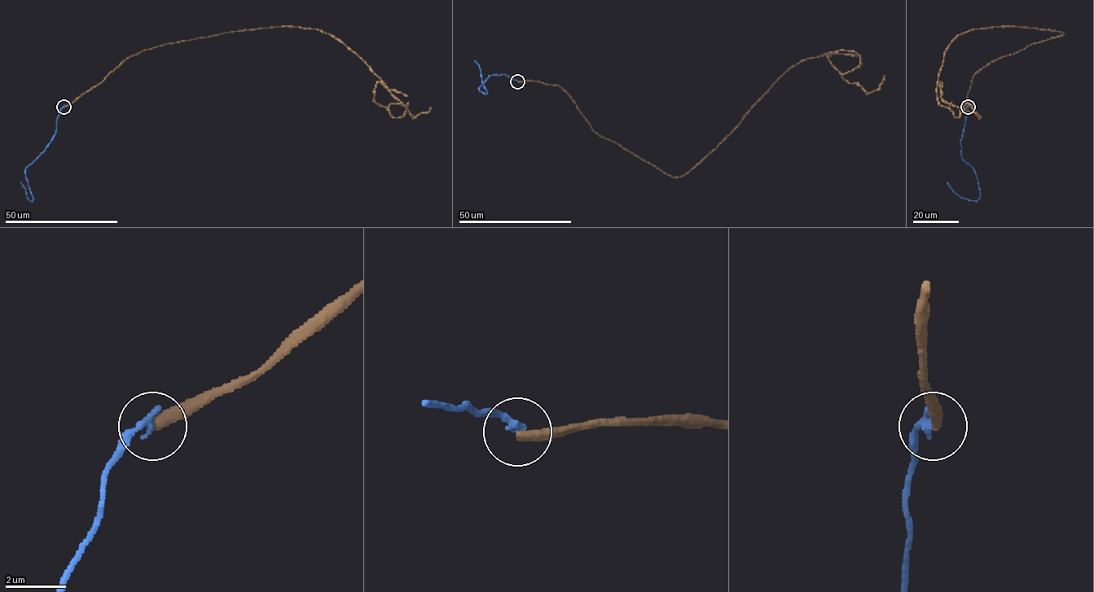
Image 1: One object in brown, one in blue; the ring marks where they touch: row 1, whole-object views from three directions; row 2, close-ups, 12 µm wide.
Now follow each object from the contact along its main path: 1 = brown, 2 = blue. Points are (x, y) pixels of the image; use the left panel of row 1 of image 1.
1: (64, 107), (144, 50), (285, 26), (355, 53), (406, 107), (393, 117), (375, 85), (406, 95)
2: (64, 107), (56, 120), (55, 134), (25, 169), (32, 201), (28, 199), (20, 182)

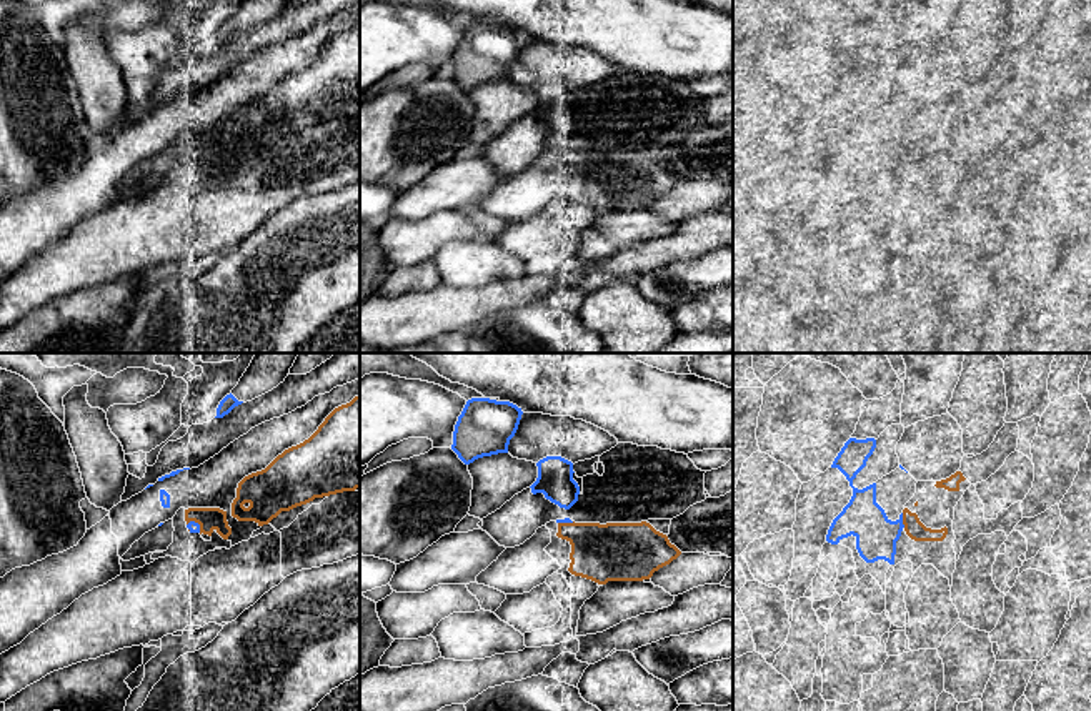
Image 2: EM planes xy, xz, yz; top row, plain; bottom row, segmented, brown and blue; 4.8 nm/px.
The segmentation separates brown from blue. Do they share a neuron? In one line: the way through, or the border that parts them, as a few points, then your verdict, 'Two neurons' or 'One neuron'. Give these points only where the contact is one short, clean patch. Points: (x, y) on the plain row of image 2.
Two neurons

